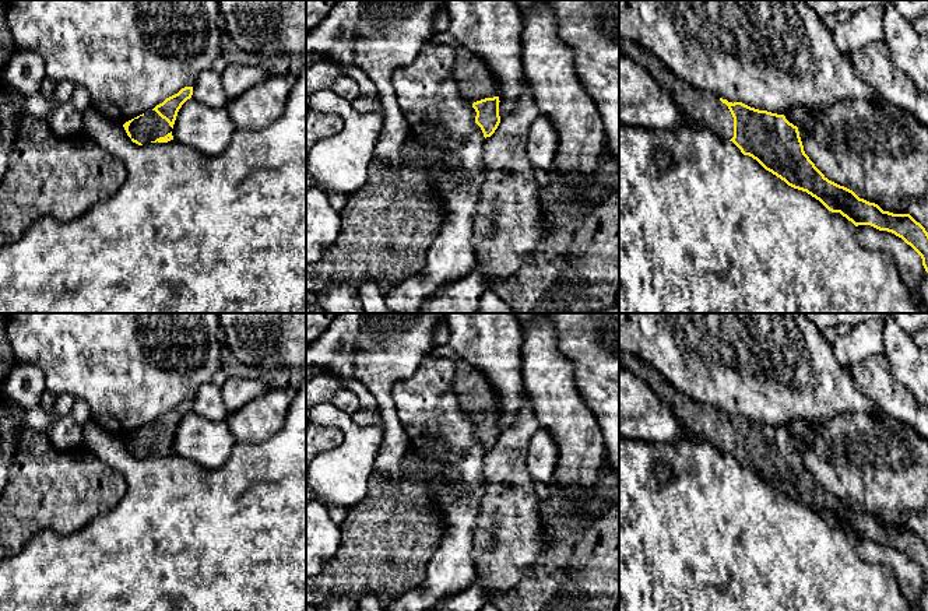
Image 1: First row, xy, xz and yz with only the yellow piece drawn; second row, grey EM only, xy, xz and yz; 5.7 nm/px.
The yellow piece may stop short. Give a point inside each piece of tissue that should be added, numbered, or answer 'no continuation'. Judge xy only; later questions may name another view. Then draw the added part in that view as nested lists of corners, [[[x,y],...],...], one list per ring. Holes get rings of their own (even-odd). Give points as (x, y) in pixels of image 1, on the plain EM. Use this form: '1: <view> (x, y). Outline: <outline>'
1: xy (151, 439). Outline: [[[150,424],[138,432],[134,432],[129,439],[131,452],[141,457],[148,457],[159,450],[165,450],[172,443],[173,442],[169,439],[169,436],[155,424]]]

